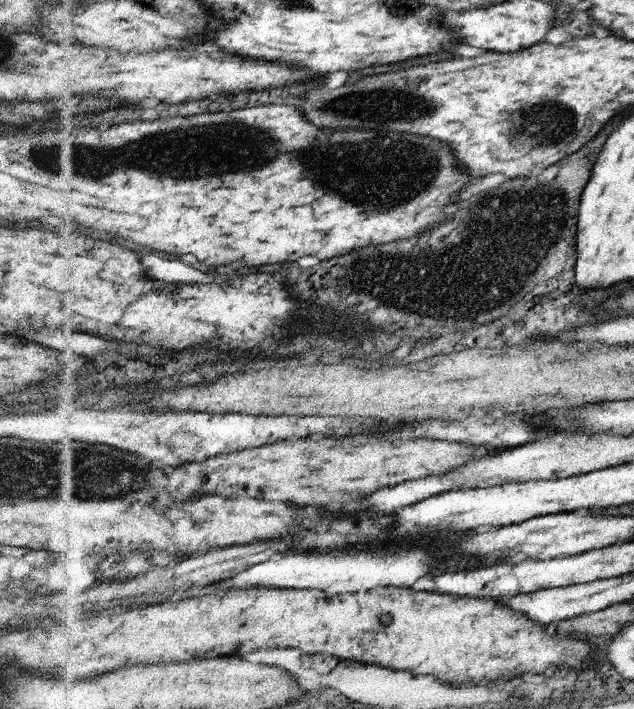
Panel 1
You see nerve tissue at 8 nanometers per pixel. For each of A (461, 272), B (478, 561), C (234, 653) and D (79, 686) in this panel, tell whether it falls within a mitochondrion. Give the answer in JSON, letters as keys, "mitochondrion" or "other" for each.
{"A":"mitochondrion","B":"other","C":"other","D":"other"}

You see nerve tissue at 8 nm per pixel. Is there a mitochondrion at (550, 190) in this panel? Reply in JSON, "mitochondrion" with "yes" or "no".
{"mitochondrion":"yes"}

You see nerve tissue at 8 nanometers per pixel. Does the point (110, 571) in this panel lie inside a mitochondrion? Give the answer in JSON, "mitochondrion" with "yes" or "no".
{"mitochondrion":"no"}

